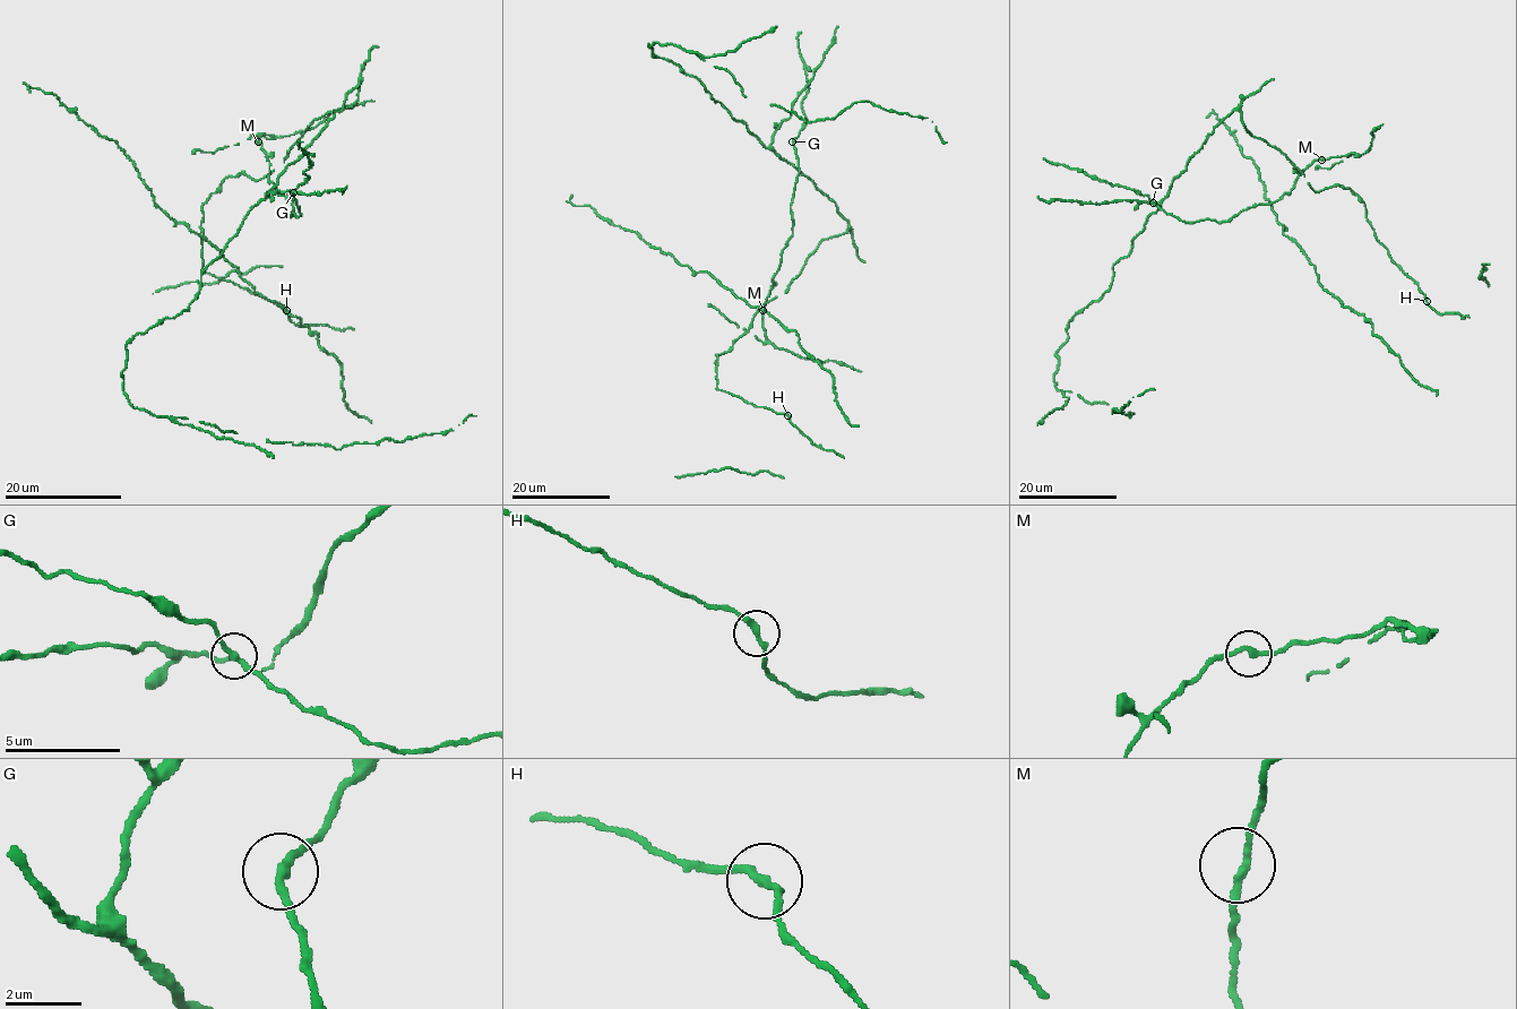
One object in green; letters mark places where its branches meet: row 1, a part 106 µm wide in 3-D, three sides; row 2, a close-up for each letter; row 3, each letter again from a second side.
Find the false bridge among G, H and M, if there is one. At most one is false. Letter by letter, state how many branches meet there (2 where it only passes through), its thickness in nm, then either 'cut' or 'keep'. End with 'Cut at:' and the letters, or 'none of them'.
G: 2 branches meet; 220 nm thick; keep
H: 2 branches meet; 220 nm thick; keep
M: 2 branches meet; 220 nm thick; keep
Cut at: none of them

